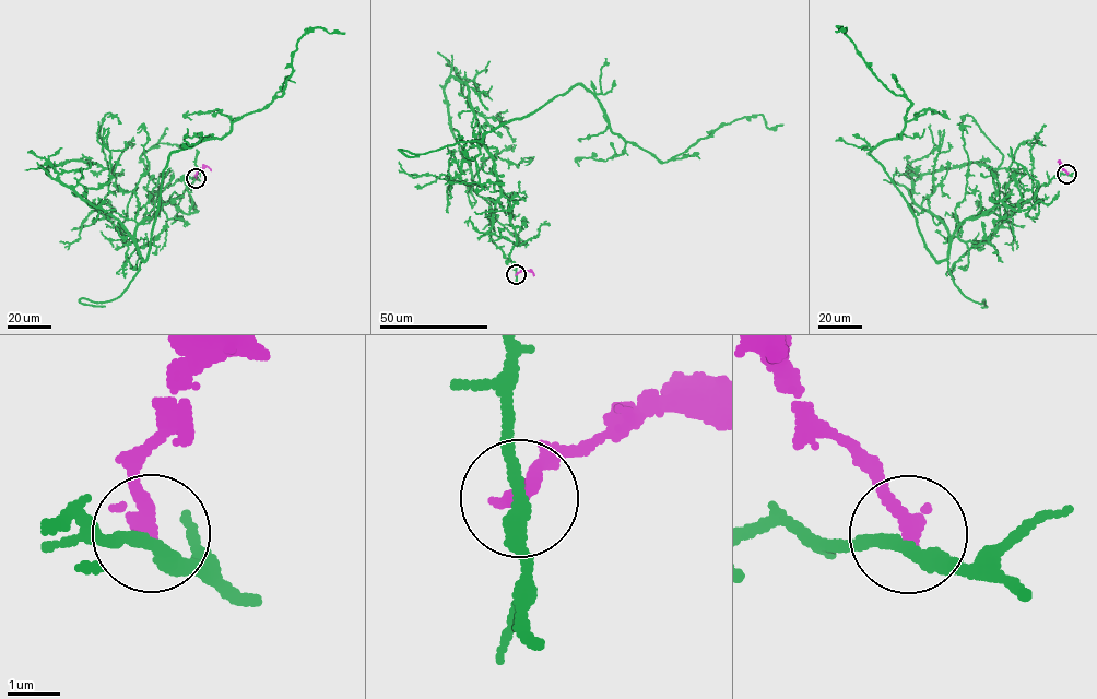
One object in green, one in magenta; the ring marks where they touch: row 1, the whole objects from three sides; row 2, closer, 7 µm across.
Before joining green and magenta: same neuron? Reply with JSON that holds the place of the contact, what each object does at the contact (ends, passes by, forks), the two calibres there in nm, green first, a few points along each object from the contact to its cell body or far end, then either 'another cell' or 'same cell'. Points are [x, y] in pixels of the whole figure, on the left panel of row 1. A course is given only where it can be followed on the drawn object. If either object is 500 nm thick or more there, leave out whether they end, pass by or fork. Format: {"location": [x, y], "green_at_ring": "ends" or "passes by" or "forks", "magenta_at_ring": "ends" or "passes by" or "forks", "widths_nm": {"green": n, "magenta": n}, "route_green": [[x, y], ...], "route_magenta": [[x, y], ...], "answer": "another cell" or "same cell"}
{"location": [196, 178], "green_at_ring": "passes by", "magenta_at_ring": "ends", "widths_nm": {"green": 280, "magenta": 340}, "route_green": [[196, 178], [158, 187], [162, 206], [134, 237], [143, 260], [172, 153], [281, 96], [305, 34], [344, 33]], "route_magenta": [[196, 178], [201, 168], [207, 167], [211, 170]], "answer": "another cell"}

